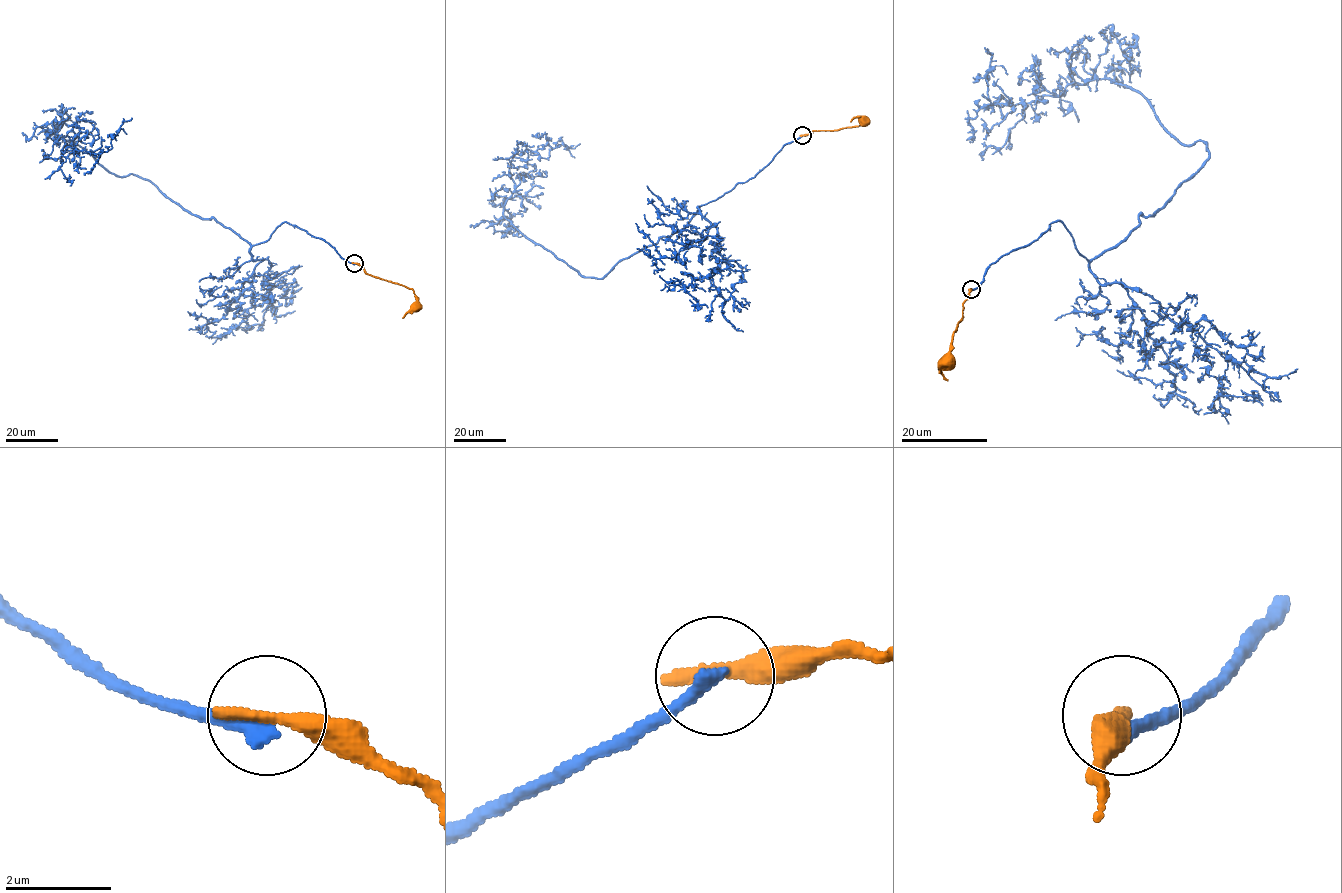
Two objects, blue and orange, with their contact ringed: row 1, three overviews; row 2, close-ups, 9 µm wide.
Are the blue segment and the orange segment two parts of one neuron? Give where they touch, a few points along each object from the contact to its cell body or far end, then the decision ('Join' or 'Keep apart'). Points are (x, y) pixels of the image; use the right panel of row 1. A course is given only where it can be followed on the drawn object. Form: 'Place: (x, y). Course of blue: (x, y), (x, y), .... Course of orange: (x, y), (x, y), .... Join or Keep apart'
Place: (971, 289). Course of blue: (970, 289), (1058, 220), (1089, 260), (1115, 248), (1209, 157), (1139, 92), (1103, 79), (988, 107), (984, 47). Course of orange: (970, 289), (963, 306), (963, 317), (952, 335), (952, 361), (947, 362). Keep apart

